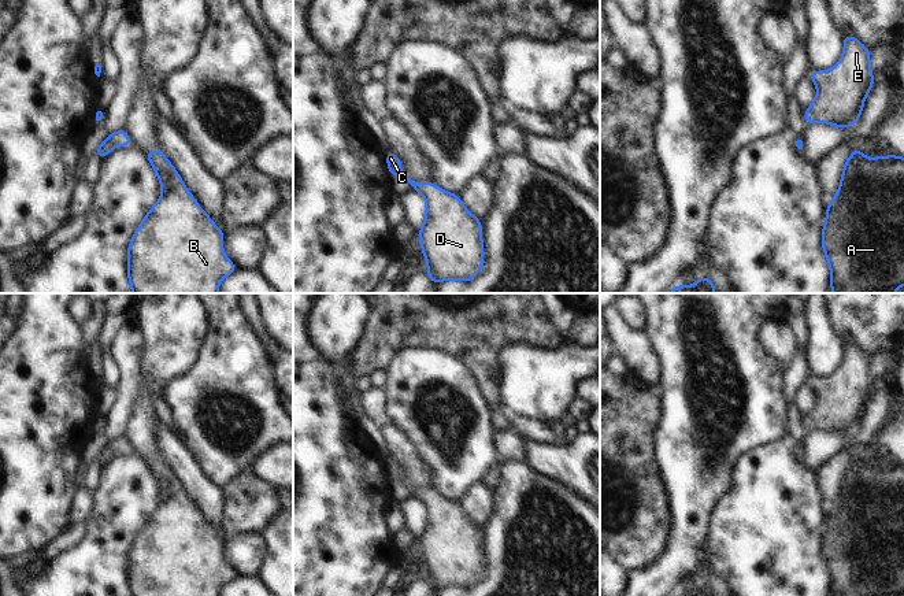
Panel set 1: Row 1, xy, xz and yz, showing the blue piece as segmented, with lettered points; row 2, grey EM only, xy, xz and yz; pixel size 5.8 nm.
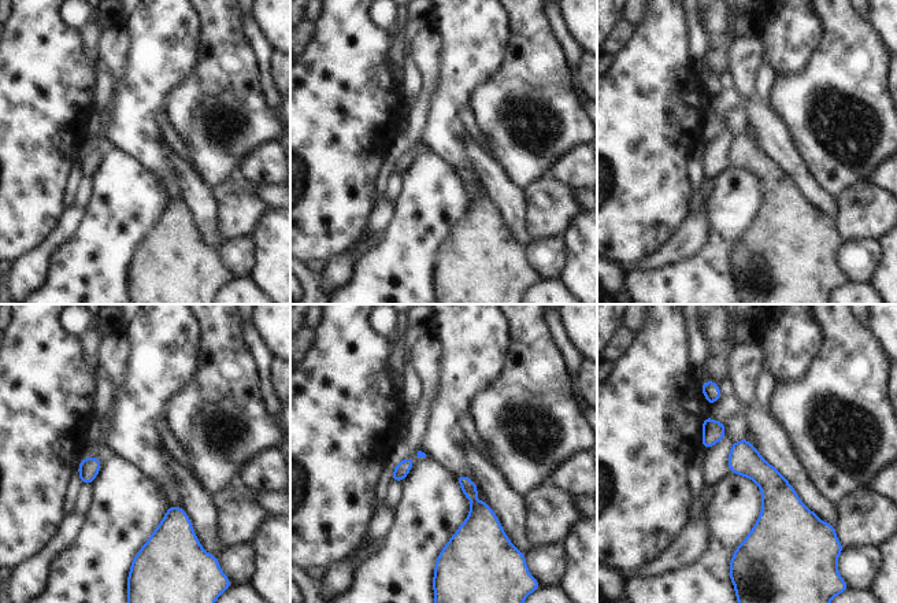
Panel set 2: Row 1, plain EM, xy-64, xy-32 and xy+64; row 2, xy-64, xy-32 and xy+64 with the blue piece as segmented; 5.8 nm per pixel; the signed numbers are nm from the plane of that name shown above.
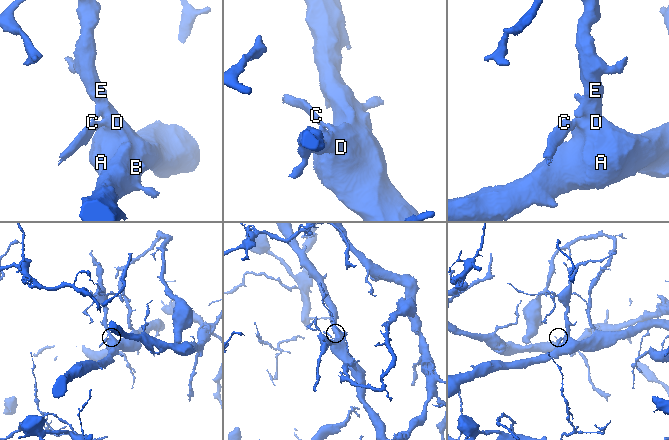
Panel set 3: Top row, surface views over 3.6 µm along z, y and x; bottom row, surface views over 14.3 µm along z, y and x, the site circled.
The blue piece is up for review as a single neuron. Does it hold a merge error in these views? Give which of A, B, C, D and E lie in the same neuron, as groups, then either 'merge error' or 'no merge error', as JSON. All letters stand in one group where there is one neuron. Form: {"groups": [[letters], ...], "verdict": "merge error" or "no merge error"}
{"groups": [["A", "B", "C", "D", "E"]], "verdict": "no merge error"}

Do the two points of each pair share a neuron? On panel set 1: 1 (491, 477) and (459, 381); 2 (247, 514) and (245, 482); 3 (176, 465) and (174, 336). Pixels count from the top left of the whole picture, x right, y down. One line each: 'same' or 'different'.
1: different
2: same
3: different

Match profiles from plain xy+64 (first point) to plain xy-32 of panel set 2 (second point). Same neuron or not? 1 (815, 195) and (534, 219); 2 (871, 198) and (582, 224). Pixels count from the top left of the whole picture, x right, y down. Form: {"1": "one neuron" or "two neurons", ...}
{"1": "two neurons", "2": "two neurons"}

